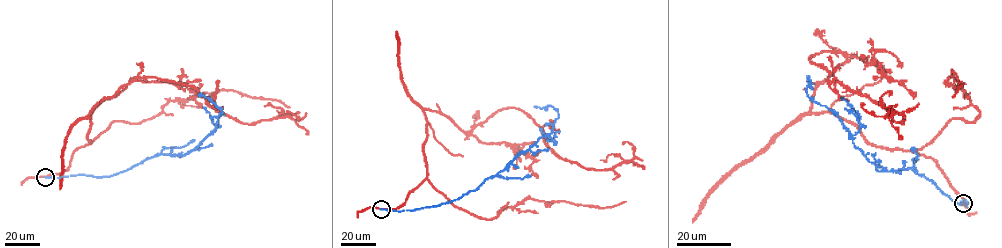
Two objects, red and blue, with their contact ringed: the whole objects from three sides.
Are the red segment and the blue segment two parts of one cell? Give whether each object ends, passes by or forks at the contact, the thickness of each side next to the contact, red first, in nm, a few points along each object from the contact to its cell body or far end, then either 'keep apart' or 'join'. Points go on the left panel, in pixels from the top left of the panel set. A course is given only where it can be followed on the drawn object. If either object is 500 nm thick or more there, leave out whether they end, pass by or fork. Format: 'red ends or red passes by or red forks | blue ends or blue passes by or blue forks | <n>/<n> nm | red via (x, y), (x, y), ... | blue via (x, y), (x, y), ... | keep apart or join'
red passes by | blue ends | 380/260 nm | red via (45, 176), (64, 172), (90, 143), (93, 107), (137, 78), (193, 86), (243, 123), (298, 119), (286, 111) | blue via (45, 176), (111, 176), (161, 153), (188, 153), (213, 131), (222, 112), (207, 98), (198, 95) | keep apart

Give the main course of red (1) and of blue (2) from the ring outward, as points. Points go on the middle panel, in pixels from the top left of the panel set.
1: (381, 208), (400, 207), (426, 177), (424, 108), (469, 132), (516, 108), (585, 168), (631, 160), (622, 143)
2: (381, 208), (398, 211), (438, 206), (475, 190), (521, 152), (551, 133), (558, 112), (551, 106), (534, 106)

